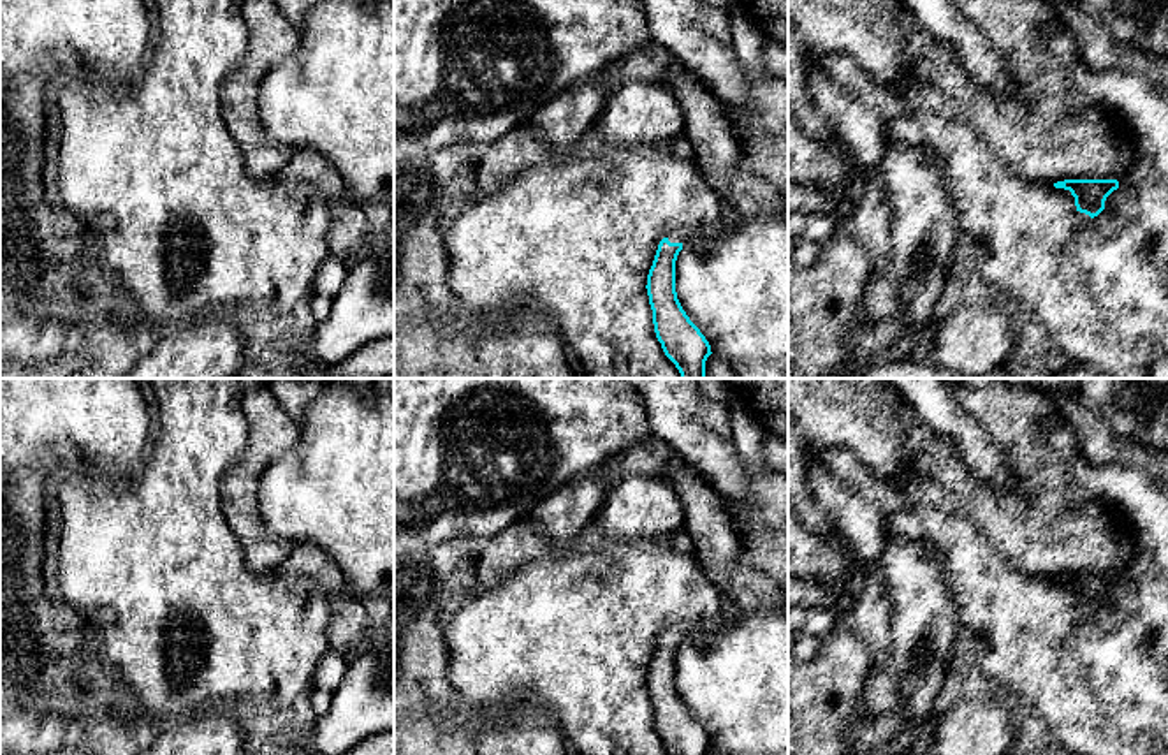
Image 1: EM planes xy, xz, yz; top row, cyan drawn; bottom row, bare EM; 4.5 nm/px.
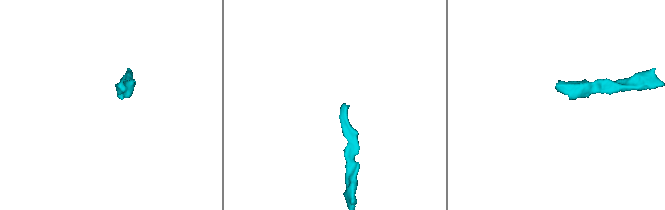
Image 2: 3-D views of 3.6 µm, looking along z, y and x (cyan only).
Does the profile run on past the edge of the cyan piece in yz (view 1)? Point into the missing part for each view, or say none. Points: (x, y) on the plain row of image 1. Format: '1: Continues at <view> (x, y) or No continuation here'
1: No continuation here

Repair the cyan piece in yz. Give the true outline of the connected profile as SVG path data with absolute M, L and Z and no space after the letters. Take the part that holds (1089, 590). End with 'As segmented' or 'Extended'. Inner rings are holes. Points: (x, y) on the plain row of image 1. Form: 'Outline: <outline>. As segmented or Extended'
Outline: M1064 574L1054 577L1055 583L1069 584L1075 591L1077 605L1098 611L1105 604L1106 591L1119 583L1117 574Z. As segmented

